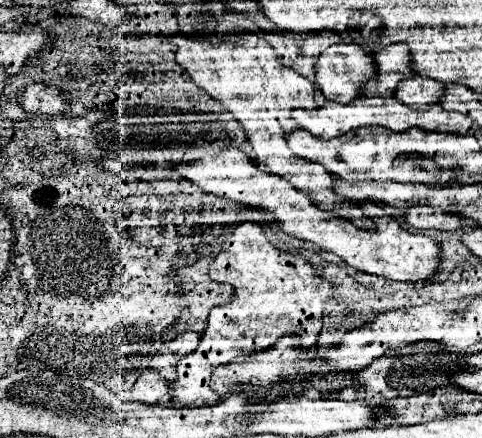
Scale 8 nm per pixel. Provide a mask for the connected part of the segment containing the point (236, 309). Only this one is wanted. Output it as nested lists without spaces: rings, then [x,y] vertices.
[[[241,223],[235,227],[221,245],[209,277],[217,283],[229,283],[233,287],[233,299],[209,313],[209,325],[201,335],[199,347],[179,359],[177,381],[169,385],[175,407],[217,403],[219,397],[209,387],[213,369],[239,355],[263,351],[283,335],[295,334],[301,341],[302,351],[315,347],[323,325],[325,303],[331,297],[331,283],[313,271],[311,261],[303,255],[277,249],[269,243],[259,223]]]

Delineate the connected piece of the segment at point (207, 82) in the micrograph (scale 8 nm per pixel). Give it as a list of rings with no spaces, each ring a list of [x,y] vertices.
[[[233,33],[223,37],[173,35],[169,41],[179,47],[177,63],[189,73],[191,81],[205,89],[207,95],[221,101],[224,107],[233,108],[251,144],[240,145],[240,148],[252,163],[261,169],[266,167],[267,173],[288,179],[296,189],[305,190],[306,195],[315,192],[324,196],[329,195],[329,190],[333,191],[332,174],[321,164],[299,157],[288,160],[285,135],[300,128],[289,116],[289,111],[316,108],[315,87],[293,69],[283,67],[275,57],[273,47],[263,37],[255,33]]]

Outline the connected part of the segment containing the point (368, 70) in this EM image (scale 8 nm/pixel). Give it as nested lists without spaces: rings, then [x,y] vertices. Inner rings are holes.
[[[337,43],[331,45],[323,55],[317,57],[317,85],[321,89],[321,95],[327,101],[337,101],[337,103],[351,103],[353,99],[363,95],[365,81],[373,77],[373,53],[361,45],[355,43]]]

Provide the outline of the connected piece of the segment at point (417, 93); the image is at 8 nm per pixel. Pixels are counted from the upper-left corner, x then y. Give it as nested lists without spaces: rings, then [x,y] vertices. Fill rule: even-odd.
[[[411,77],[407,81],[403,81],[395,93],[395,97],[399,101],[403,101],[407,107],[419,109],[423,105],[433,105],[439,103],[441,97],[445,93],[445,85],[437,83],[433,79],[427,77]]]

